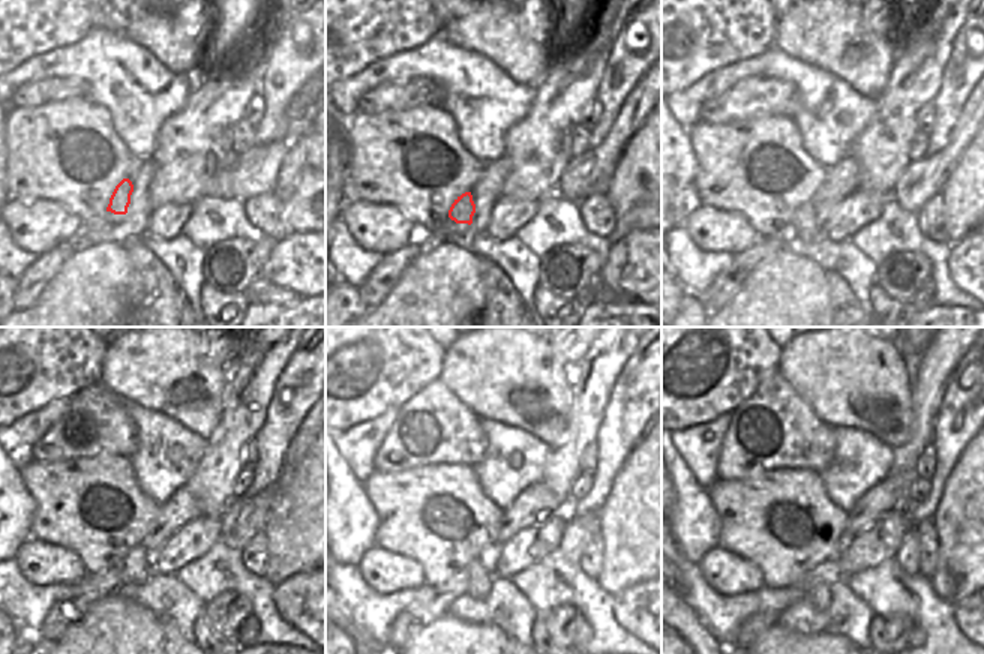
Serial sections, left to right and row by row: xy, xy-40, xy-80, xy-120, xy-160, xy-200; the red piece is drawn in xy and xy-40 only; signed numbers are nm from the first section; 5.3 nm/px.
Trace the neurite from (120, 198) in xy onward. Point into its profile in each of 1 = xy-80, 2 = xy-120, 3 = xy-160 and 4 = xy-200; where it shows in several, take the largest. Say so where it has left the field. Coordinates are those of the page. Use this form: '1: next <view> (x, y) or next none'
1: next xy-80 (807, 230)
2: next xy-120 (135, 564)
3: next xy-160 (479, 579)
4: next xy-200 (816, 591)

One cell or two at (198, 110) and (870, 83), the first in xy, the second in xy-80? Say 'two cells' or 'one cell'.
two cells

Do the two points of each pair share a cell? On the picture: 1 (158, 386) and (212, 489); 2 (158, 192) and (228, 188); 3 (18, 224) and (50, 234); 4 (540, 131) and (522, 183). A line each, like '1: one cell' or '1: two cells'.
1: two cells
2: two cells
3: one cell
4: one cell

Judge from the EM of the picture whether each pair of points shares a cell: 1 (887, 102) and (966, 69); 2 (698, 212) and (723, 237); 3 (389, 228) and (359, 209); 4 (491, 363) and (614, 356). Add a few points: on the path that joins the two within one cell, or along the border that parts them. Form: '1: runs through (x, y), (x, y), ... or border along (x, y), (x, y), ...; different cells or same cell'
1: border along (953, 47), (944, 66), (941, 86), (930, 102); different cells
2: runs through (704, 218), (717, 231); same cell
3: runs through (381, 228), (366, 216); same cell
4: border along (567, 371), (572, 405); different cells

